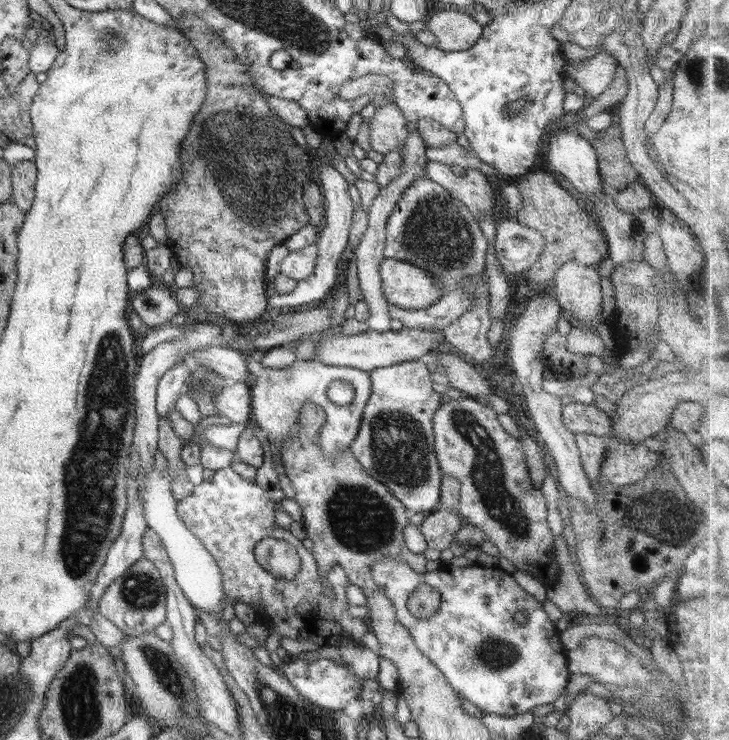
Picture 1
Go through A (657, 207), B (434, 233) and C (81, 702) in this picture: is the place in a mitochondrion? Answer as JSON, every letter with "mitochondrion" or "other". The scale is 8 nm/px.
{"A":"other","B":"mitochondrion","C":"mitochondrion"}

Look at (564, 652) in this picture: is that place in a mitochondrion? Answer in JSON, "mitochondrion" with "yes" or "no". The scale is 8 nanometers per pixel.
{"mitochondrion":"no"}

